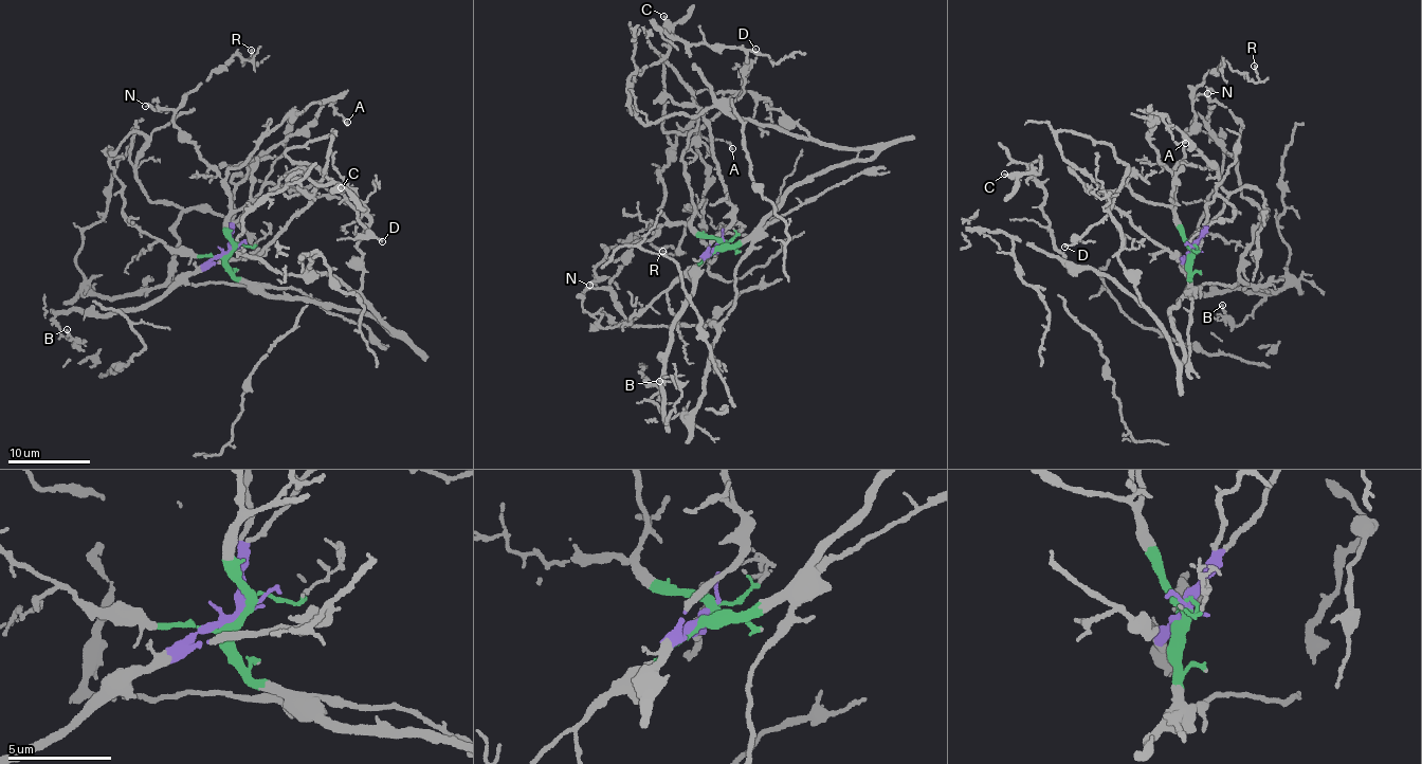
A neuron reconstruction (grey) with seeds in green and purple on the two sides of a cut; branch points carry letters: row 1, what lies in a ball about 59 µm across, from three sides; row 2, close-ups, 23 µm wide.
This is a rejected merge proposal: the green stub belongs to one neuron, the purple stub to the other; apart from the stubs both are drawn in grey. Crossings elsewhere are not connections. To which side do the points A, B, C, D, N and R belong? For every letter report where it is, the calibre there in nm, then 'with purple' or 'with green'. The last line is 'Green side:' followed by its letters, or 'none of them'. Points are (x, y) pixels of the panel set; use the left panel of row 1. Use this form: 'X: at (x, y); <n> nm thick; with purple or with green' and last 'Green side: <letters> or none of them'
A: at (347, 122); 130 nm thick; with purple
B: at (67, 329); 180 nm thick; with purple
C: at (341, 187); 280 nm thick; with green
D: at (382, 241); 130 nm thick; with purple
N: at (145, 106); 160 nm thick; with green
R: at (251, 50); 150 nm thick; with green
Green side: C, N, R

